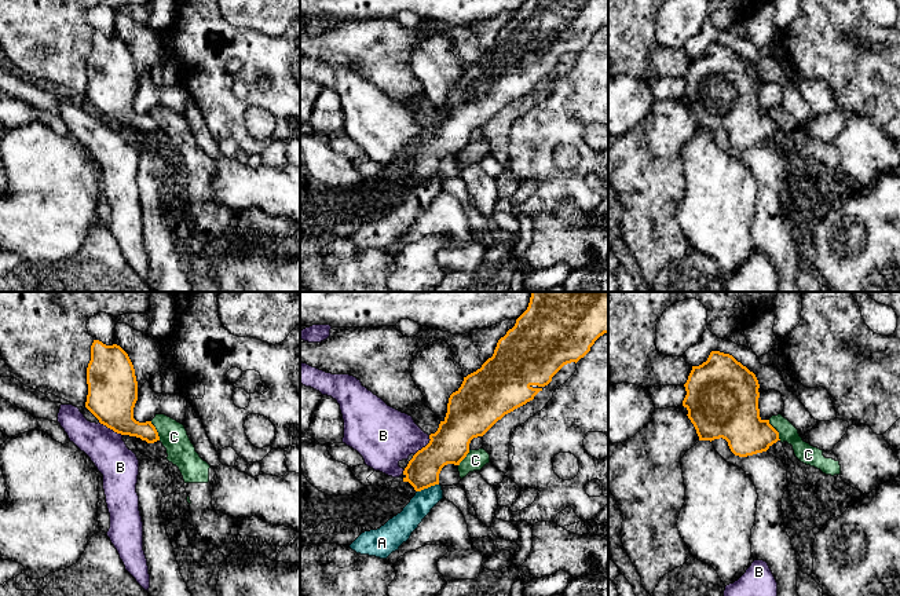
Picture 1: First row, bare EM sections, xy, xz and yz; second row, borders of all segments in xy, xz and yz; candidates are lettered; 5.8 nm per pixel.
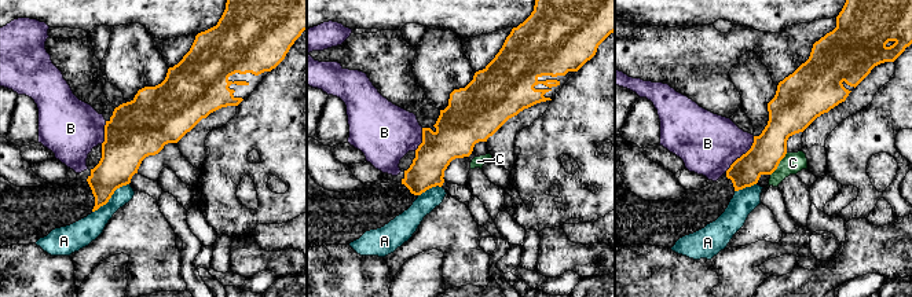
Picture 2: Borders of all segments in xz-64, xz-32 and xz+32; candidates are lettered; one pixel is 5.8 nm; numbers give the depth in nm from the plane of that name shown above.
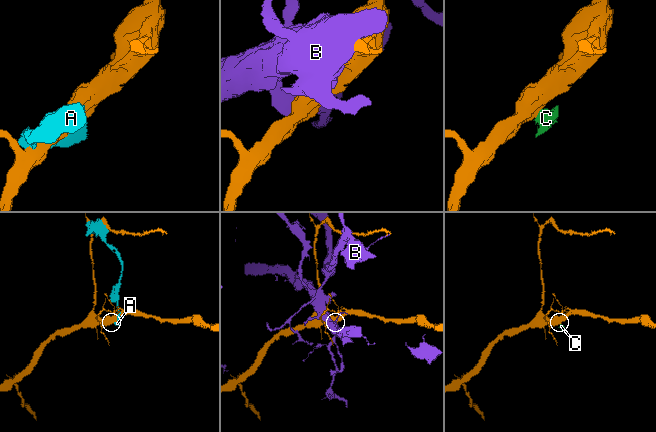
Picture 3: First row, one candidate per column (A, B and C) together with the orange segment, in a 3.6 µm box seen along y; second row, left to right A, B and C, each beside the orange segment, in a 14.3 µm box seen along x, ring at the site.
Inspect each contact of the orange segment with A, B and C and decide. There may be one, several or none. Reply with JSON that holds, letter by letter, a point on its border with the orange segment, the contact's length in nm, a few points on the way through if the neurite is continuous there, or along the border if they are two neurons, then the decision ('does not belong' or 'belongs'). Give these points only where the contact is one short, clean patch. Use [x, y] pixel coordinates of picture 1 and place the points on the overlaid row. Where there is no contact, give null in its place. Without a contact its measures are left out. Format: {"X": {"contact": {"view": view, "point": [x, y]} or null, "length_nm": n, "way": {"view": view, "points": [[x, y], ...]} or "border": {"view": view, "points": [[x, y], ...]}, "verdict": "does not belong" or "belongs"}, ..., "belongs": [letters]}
{"A": {"contact": {"view": "xz", "point": [427, 487]}, "length_nm": 140, "verdict": "does not belong"}, "B": {"contact": {"view": "xy", "point": [110, 428]}, "length_nm": 160, "verdict": "does not belong"}, "C": {"contact": {"view": "yz", "point": [775, 430]}, "length_nm": 140, "border": {"view": "yz", "points": [[768, 420], [780, 439]]}, "verdict": "does not belong"}, "belongs": []}

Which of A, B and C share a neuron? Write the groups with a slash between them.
A C / B

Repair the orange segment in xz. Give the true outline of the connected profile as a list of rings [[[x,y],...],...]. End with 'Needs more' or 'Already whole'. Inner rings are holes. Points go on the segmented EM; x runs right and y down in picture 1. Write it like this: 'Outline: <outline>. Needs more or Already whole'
Outline: [[[531,292],[527,310],[498,340],[493,356],[480,369],[464,377],[461,387],[450,395],[444,420],[438,431],[429,435],[429,443],[409,461],[403,482],[409,482],[416,491],[439,485],[442,468],[447,464],[460,465],[469,453],[473,438],[483,436],[505,414],[533,401],[564,365],[577,363],[604,333],[608,333],[608,292]]]. Already whole

